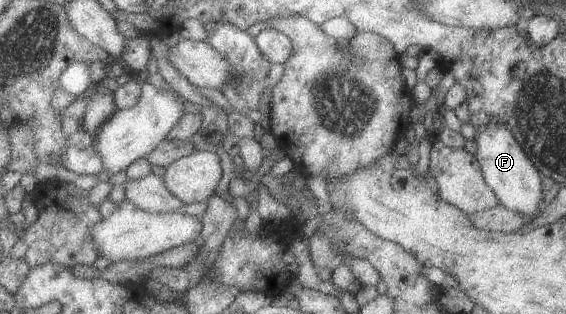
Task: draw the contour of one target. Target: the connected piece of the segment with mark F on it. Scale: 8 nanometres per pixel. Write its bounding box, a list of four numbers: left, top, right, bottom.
[473,118,543,218]

